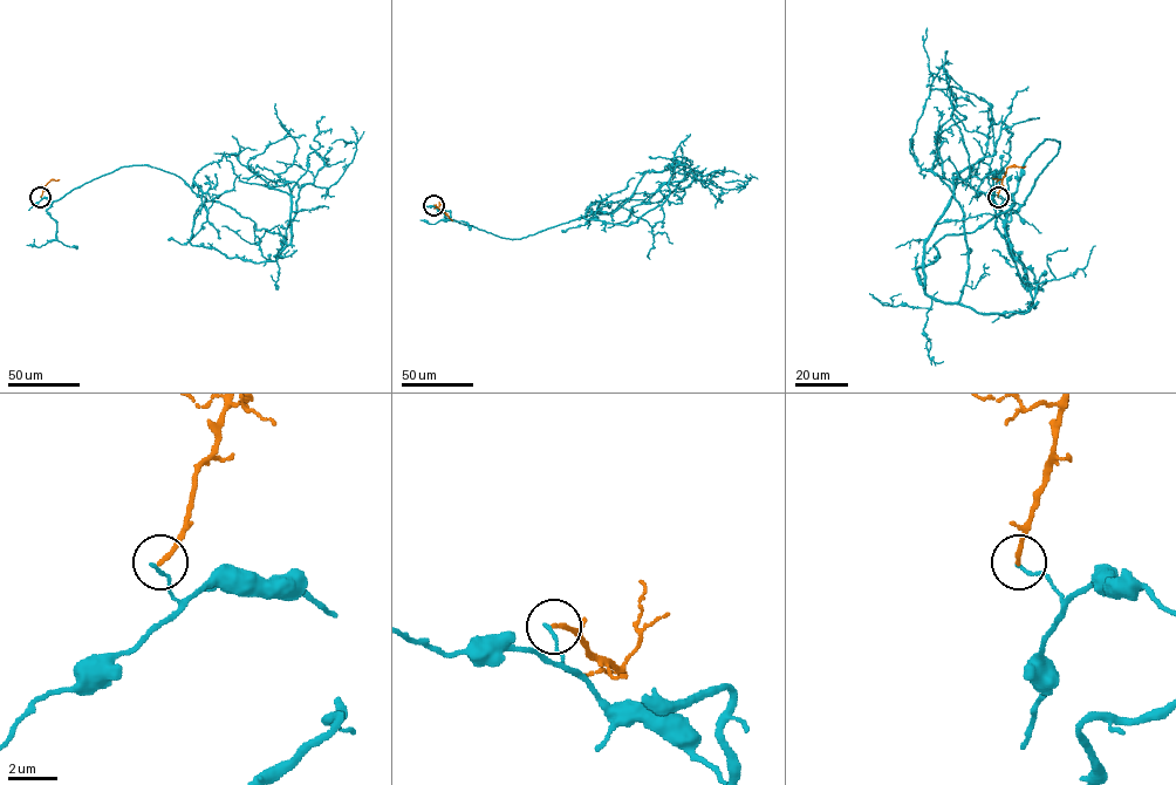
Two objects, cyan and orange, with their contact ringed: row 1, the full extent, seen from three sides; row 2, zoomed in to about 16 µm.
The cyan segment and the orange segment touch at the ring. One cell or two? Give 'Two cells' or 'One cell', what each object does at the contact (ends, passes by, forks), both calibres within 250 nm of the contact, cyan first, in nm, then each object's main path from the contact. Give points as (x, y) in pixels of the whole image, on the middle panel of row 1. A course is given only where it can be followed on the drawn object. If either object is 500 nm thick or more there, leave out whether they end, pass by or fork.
Two cells. At the ring cyan ends. At the ring orange ends. Thickness 130 nm (cyan) against 180 nm. Course of cyan: (433, 205), (521, 239), (613, 212), (678, 161), (668, 197), (635, 222), (583, 217), (650, 195). Course of orange: (435, 205), (452, 220)

